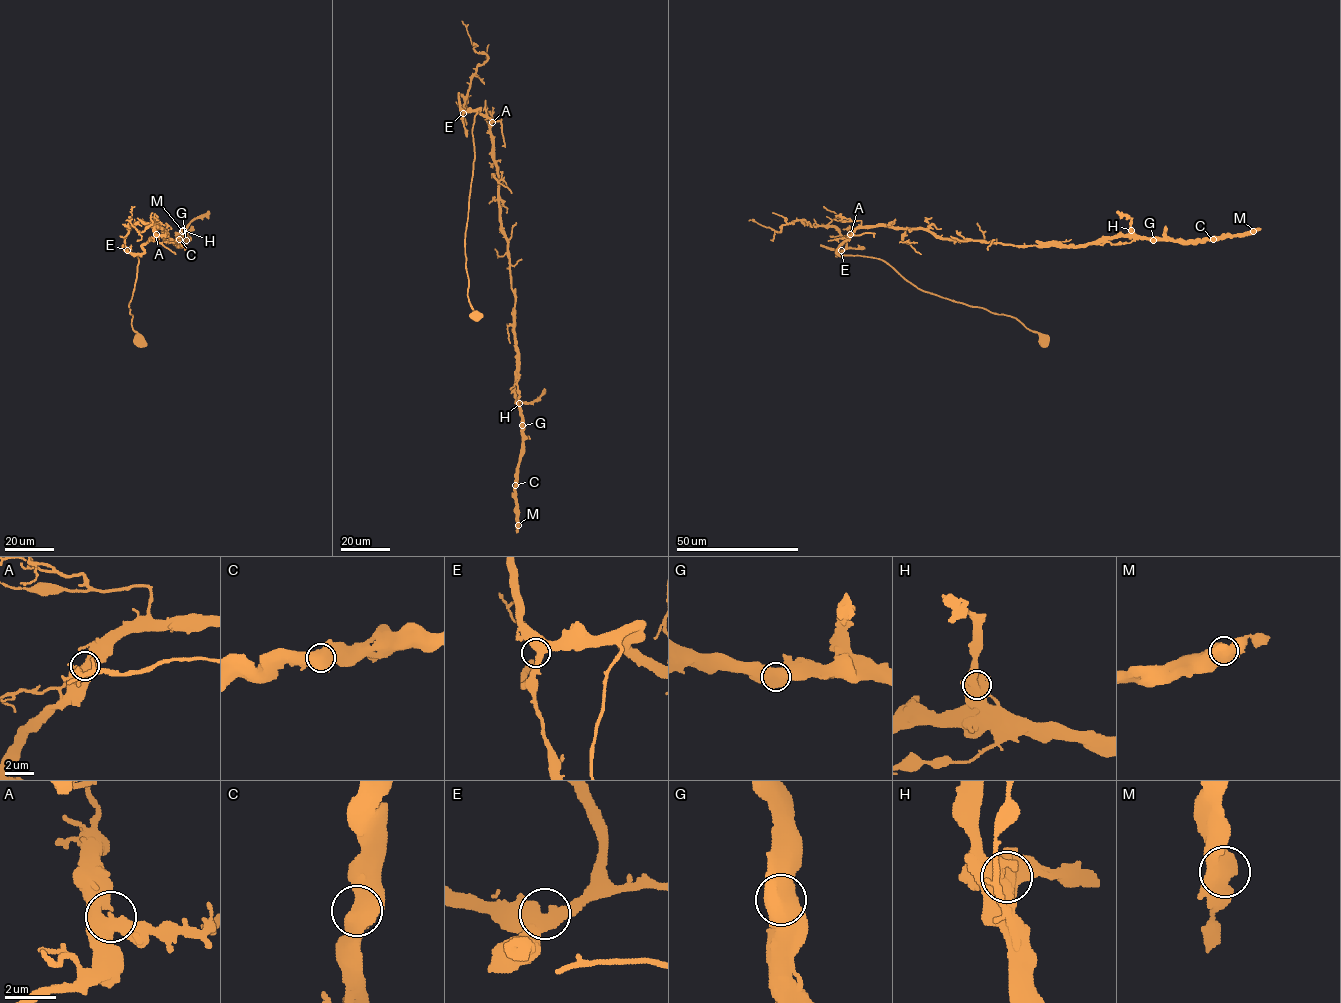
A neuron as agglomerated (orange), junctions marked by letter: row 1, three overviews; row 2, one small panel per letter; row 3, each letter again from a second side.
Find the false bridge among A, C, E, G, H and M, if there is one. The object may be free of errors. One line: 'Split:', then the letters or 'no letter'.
Split: H

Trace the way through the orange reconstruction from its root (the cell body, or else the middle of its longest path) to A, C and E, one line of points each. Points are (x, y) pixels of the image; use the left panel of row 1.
A: (140, 342), (132, 328), (128, 305), (136, 278), (136, 255), (141, 256), (144, 252), (142, 246), (156, 234)
C: (140, 342), (128, 306), (136, 255), (156, 226), (166, 240), (180, 246), (179, 237), (186, 239), (179, 239)
E: (140, 342), (132, 328), (128, 305), (136, 278), (136, 255), (141, 256), (127, 250)

